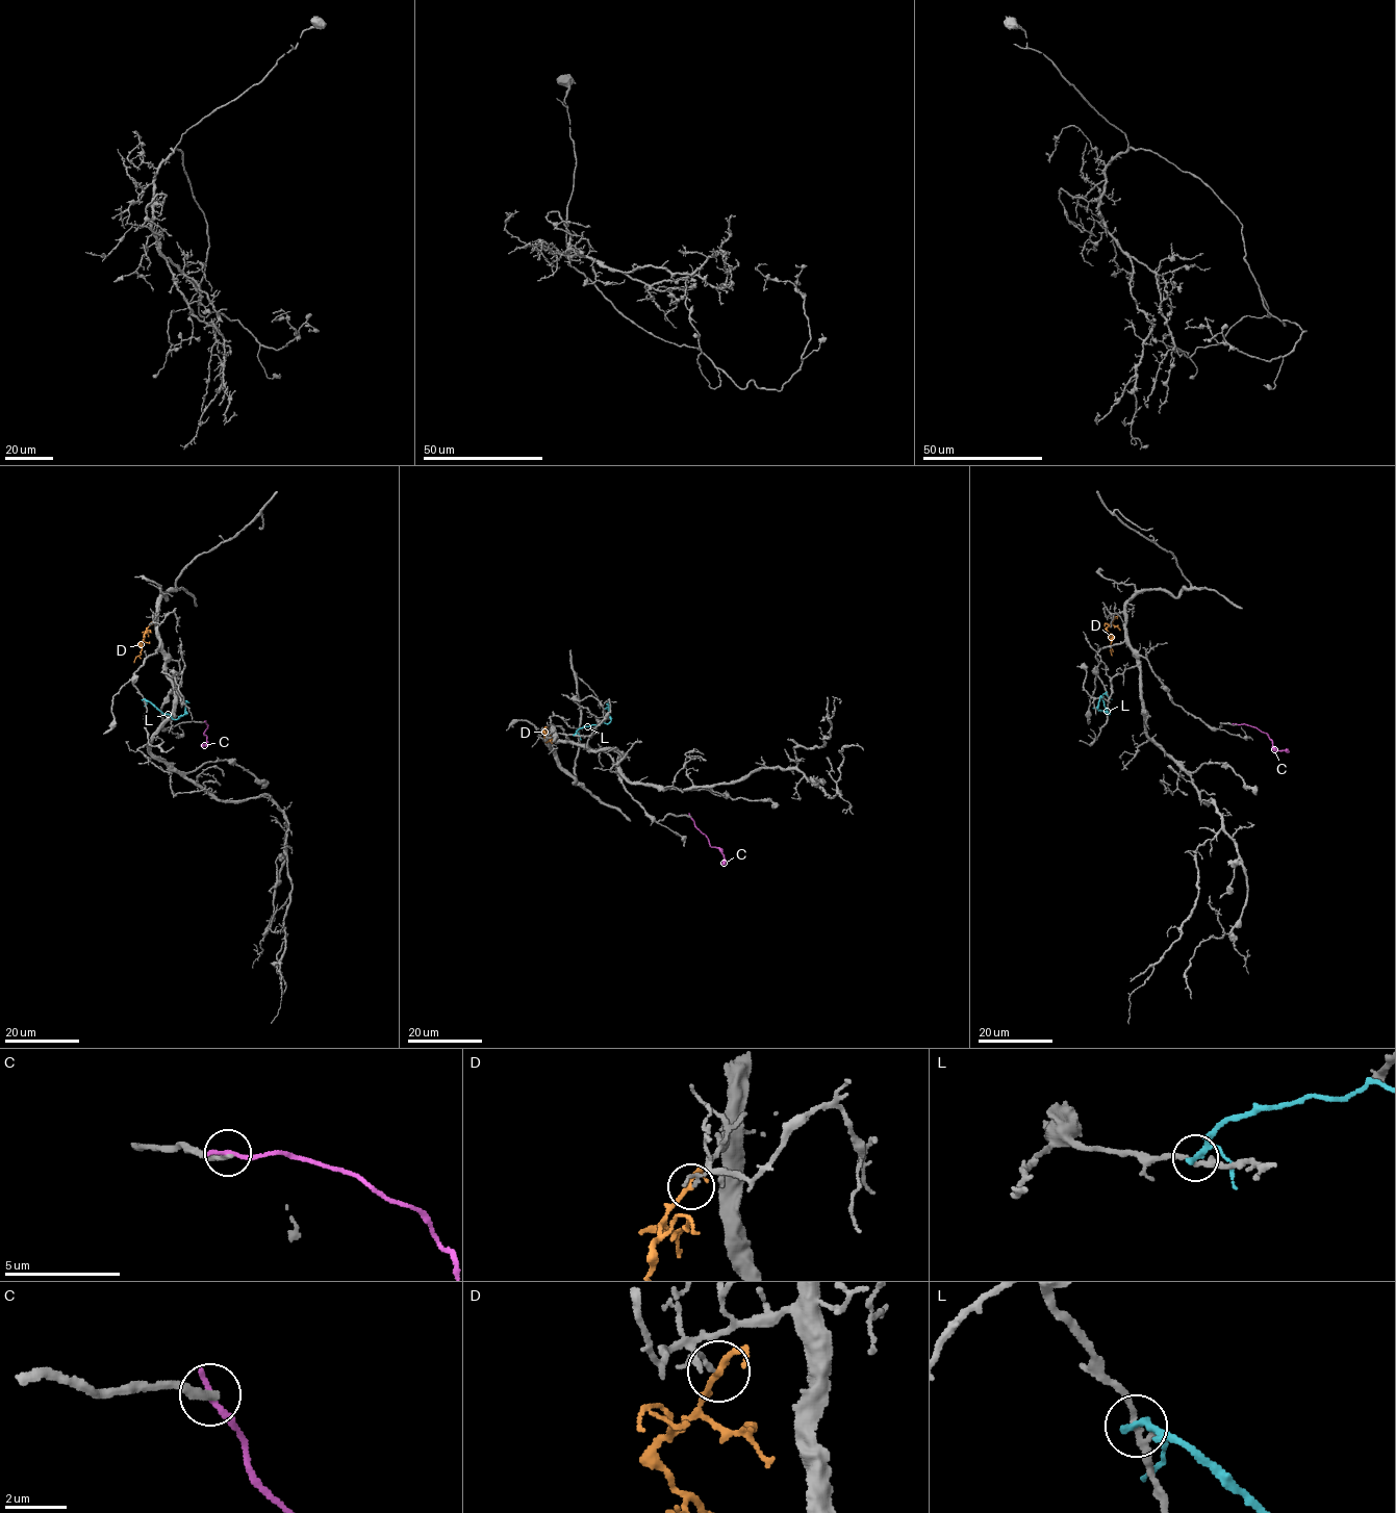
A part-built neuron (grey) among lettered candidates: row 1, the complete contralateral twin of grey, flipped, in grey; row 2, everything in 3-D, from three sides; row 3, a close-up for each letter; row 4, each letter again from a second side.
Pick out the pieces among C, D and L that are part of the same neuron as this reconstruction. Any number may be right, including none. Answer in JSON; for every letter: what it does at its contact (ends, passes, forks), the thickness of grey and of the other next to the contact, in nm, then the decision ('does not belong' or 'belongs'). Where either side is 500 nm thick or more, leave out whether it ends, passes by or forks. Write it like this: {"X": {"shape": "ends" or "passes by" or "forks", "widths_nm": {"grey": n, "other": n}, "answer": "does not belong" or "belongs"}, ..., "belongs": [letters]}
{"C": {"shape": "ends", "widths_nm": {"grey": 260, "other": 240}, "answer": "does not belong"}, "D": {"shape": "passes by", "widths_nm": {"grey": 100, "other": 190}, "answer": "does not belong"}, "L": {"shape": "passes by", "widths_nm": {"grey": 220, "other": 200}, "answer": "does not belong"}, "belongs": []}

